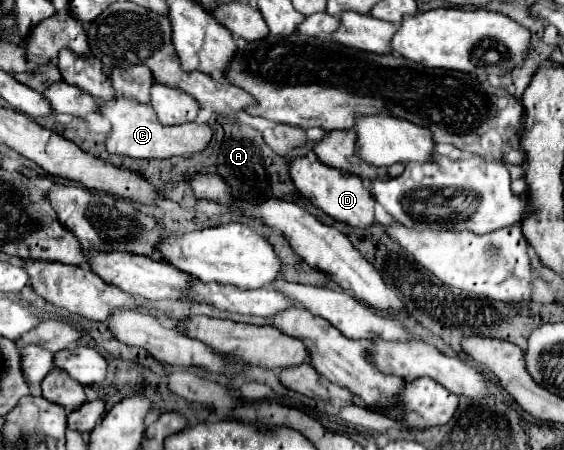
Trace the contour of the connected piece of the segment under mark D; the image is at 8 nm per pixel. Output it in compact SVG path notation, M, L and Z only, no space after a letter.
M298 157L290 163L290 177L296 183L298 191L318 209L322 209L326 215L330 215L336 221L348 223L352 227L360 227L366 229L370 227L376 219L374 219L374 195L368 193L368 189L364 187L362 179L358 175L346 173L342 169L334 169L328 167L324 163L312 163L306 157Z

